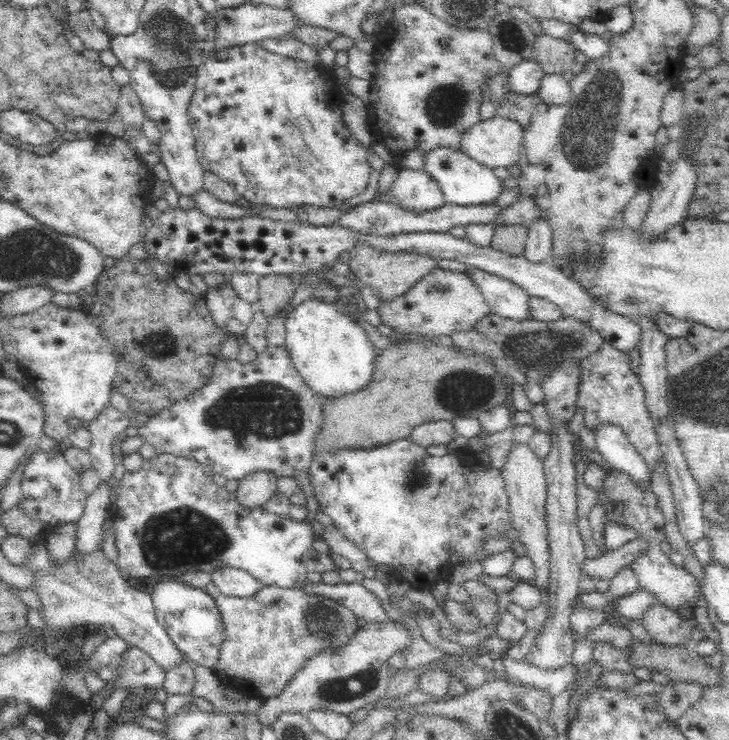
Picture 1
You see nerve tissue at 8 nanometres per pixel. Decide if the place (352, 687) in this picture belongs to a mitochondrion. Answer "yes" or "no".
yes

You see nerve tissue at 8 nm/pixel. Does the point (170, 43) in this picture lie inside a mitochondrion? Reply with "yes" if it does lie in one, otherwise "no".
yes

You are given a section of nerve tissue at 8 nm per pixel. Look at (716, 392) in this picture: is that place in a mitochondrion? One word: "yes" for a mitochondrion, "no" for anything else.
yes

